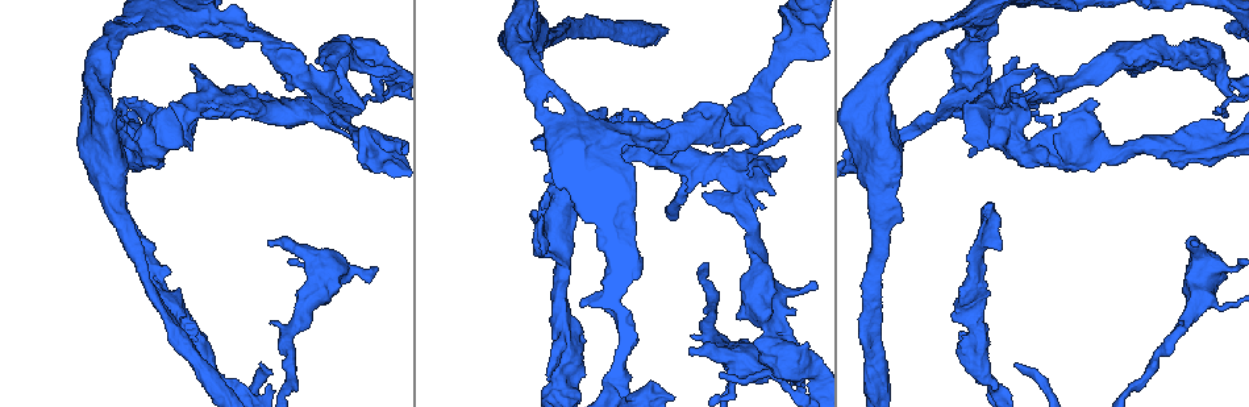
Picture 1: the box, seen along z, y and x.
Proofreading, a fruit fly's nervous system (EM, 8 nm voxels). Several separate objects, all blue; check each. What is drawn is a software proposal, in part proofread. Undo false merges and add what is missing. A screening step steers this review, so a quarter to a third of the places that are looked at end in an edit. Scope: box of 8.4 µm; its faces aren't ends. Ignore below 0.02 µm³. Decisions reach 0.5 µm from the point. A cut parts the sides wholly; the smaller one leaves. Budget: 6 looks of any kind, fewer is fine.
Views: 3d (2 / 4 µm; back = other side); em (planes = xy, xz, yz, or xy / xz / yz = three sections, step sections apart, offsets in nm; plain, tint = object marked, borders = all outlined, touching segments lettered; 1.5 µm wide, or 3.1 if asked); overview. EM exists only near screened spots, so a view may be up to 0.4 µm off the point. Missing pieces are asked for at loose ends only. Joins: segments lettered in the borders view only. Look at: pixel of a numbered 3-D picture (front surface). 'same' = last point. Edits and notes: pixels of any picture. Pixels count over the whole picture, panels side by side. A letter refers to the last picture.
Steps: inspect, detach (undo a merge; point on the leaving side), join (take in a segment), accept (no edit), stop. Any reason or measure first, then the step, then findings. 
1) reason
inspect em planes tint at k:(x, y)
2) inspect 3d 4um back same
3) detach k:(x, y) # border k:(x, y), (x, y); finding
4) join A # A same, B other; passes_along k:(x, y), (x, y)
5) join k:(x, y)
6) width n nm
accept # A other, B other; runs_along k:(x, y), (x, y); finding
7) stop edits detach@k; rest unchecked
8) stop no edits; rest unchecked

an open end
inspect em planes borders at 1:(935, 112)

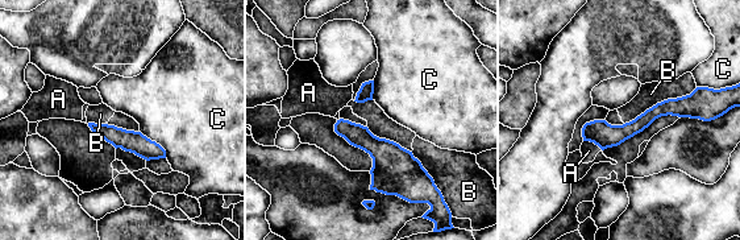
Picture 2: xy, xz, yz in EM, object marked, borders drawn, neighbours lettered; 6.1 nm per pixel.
accept # A other, B other, C other; border 2:(583, 140), (593, 141), (602, 149); none of them fits

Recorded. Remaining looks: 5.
inspect em yz step 8 tint at 1:(378, 270)

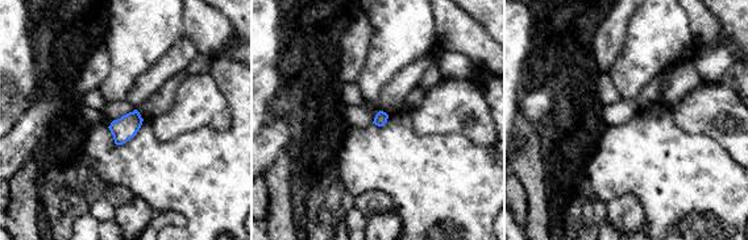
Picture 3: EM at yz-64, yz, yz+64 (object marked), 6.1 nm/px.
cut it another way
inspect em planes borders same

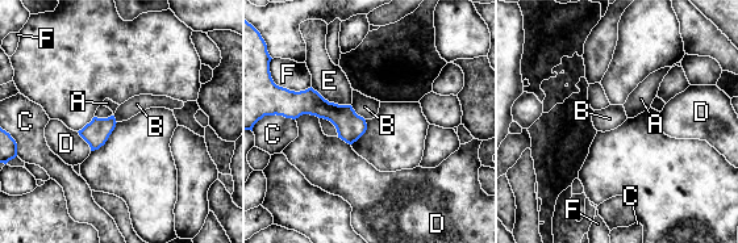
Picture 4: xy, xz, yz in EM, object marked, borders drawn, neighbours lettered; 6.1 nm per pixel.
longest_contact E 280 nm
accept # A other, B other, C other, D other, E other, F other; border 4:(350, 105), (365, 120); no lettered segment goes on from it

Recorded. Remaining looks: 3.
three arms meet
inspect 3d 4um at 1:(377, 57)

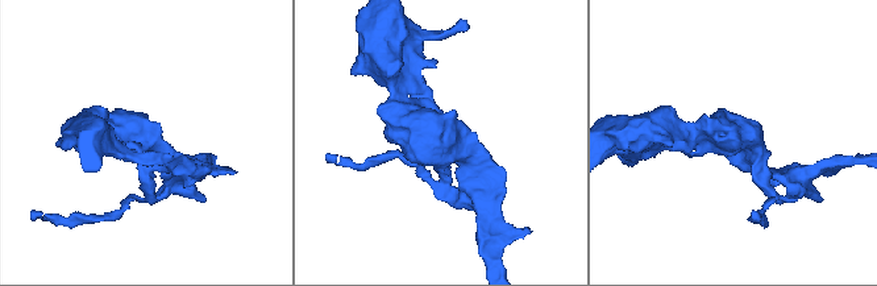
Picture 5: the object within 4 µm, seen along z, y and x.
inspect em planes borders at 5:(742, 139)

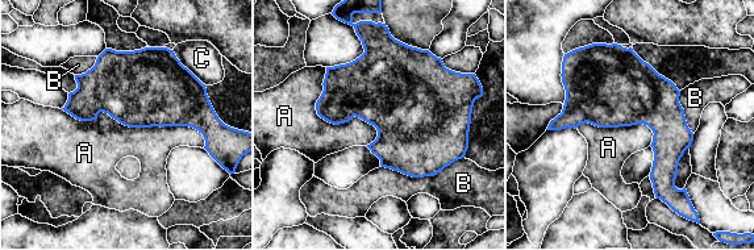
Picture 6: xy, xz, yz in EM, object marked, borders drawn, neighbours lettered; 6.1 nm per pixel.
accept # A other, B other, C other; border 6:(62, 108), (192, 126), (205, 145); one neuron here

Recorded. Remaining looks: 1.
stop no edits; rest unchecked

